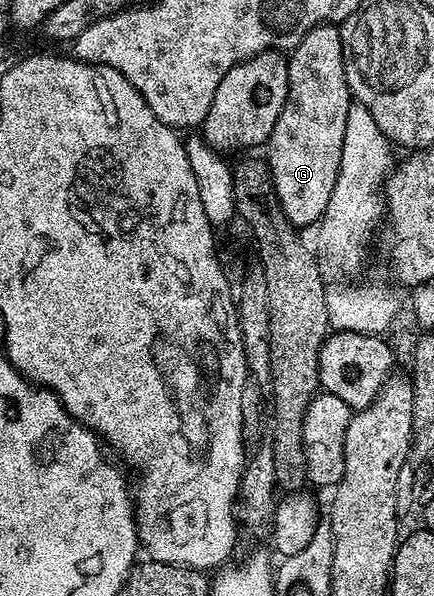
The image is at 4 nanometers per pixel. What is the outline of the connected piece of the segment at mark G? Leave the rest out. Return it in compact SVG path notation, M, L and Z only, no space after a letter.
M334 23L319 24L297 47L290 49L287 56L289 70L289 90L285 98L285 106L277 118L277 126L273 126L273 134L265 145L265 159L271 167L271 187L276 200L283 207L290 224L303 230L306 224L318 225L329 206L329 198L333 198L333 186L337 182L337 174L341 166L341 150L345 138L345 122L349 118L349 106L353 97L343 65L343 47L341 34Z

